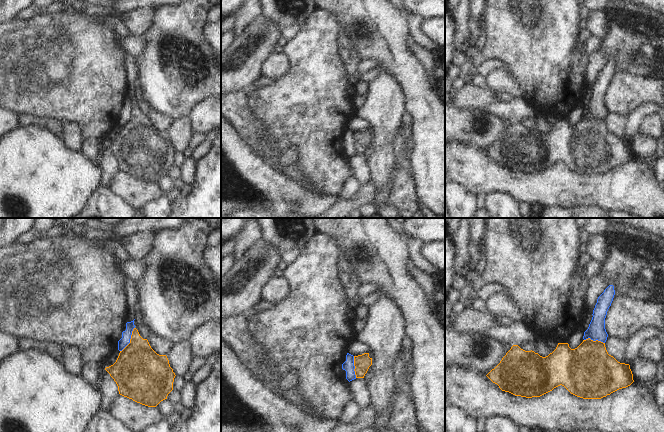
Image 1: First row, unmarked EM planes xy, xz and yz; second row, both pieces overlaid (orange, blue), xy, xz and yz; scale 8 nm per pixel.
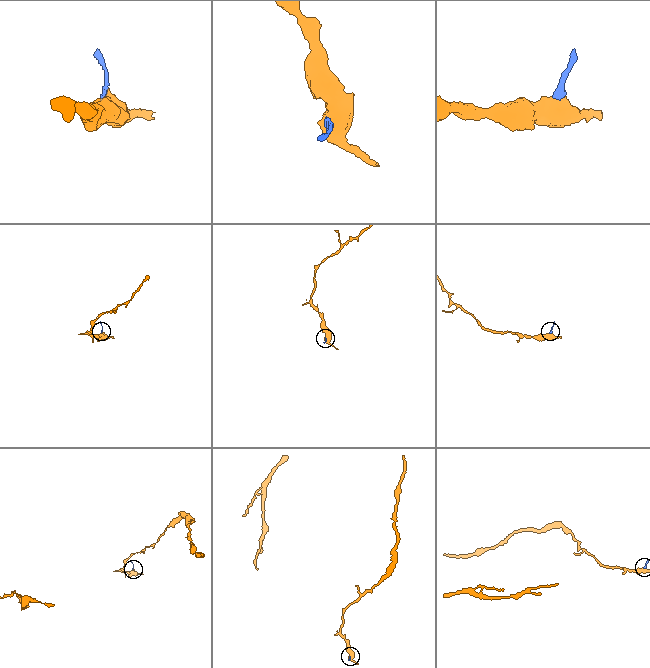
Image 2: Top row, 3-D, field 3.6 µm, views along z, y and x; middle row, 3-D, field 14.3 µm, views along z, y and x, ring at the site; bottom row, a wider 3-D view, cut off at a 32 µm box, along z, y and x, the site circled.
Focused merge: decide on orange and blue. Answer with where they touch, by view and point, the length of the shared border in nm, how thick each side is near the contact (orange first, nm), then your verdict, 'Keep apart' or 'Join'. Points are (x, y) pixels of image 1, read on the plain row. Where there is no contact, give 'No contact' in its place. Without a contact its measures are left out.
Touches orange at xy (130, 115). Shared border 240 nm. Thickness 380 nm (orange) against 80 nm. Keep apart.

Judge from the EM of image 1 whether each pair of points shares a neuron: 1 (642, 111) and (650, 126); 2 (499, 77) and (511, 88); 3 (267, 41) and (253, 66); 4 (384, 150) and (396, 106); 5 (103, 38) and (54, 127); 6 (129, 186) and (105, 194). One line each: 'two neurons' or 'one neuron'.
1: two neurons
2: one neuron
3: one neuron
4: one neuron
5: two neurons
6: two neurons

